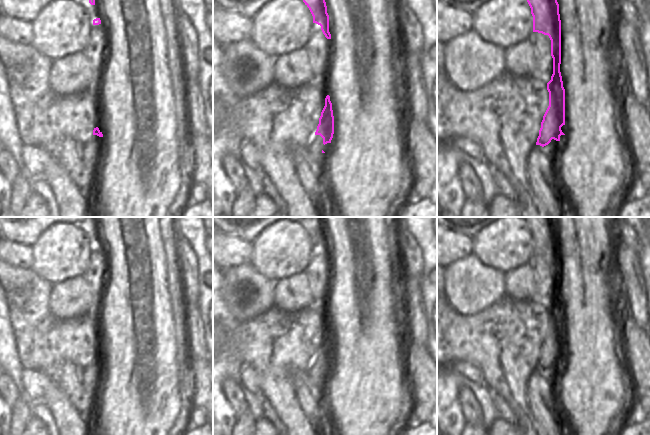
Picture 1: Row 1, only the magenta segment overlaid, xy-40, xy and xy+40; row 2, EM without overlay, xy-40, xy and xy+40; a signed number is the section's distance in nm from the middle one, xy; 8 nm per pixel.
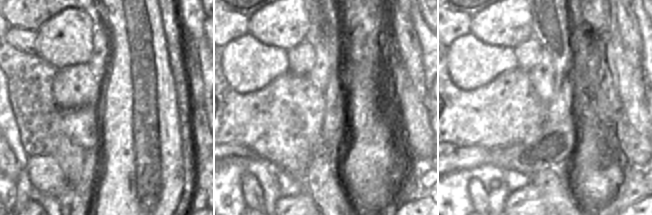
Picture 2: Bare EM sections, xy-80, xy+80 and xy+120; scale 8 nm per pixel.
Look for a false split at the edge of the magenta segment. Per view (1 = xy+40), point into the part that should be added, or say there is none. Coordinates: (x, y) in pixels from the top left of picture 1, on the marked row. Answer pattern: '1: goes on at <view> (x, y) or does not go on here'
1: does not go on here

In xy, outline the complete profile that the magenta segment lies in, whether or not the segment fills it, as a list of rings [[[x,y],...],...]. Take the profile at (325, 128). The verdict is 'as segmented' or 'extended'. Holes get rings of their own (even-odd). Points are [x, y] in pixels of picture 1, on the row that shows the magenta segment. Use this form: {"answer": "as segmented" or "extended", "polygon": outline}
{"answer": "extended", "polygon": [[[327,95],[325,98],[325,106],[319,118],[317,130],[306,148],[311,157],[317,160],[322,153],[325,153],[323,151],[323,146],[327,143],[331,143],[333,134],[334,116],[330,96]]]}

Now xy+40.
{"answer": "as segmented", "polygon": [[[527,0],[531,14],[533,16],[533,32],[548,35],[551,40],[551,56],[553,58],[553,74],[551,80],[547,83],[549,92],[549,106],[543,116],[539,136],[536,145],[542,147],[548,145],[552,139],[560,141],[560,136],[565,135],[561,127],[565,125],[565,89],[563,87],[562,76],[560,72],[561,64],[561,20],[559,14],[559,4],[557,0]]]}

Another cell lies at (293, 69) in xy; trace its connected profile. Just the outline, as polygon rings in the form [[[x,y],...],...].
[[[305,47],[286,53],[275,60],[273,83],[280,87],[294,89],[315,79]]]

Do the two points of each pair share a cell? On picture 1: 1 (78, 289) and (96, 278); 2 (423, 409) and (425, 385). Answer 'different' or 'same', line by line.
1: different
2: different

